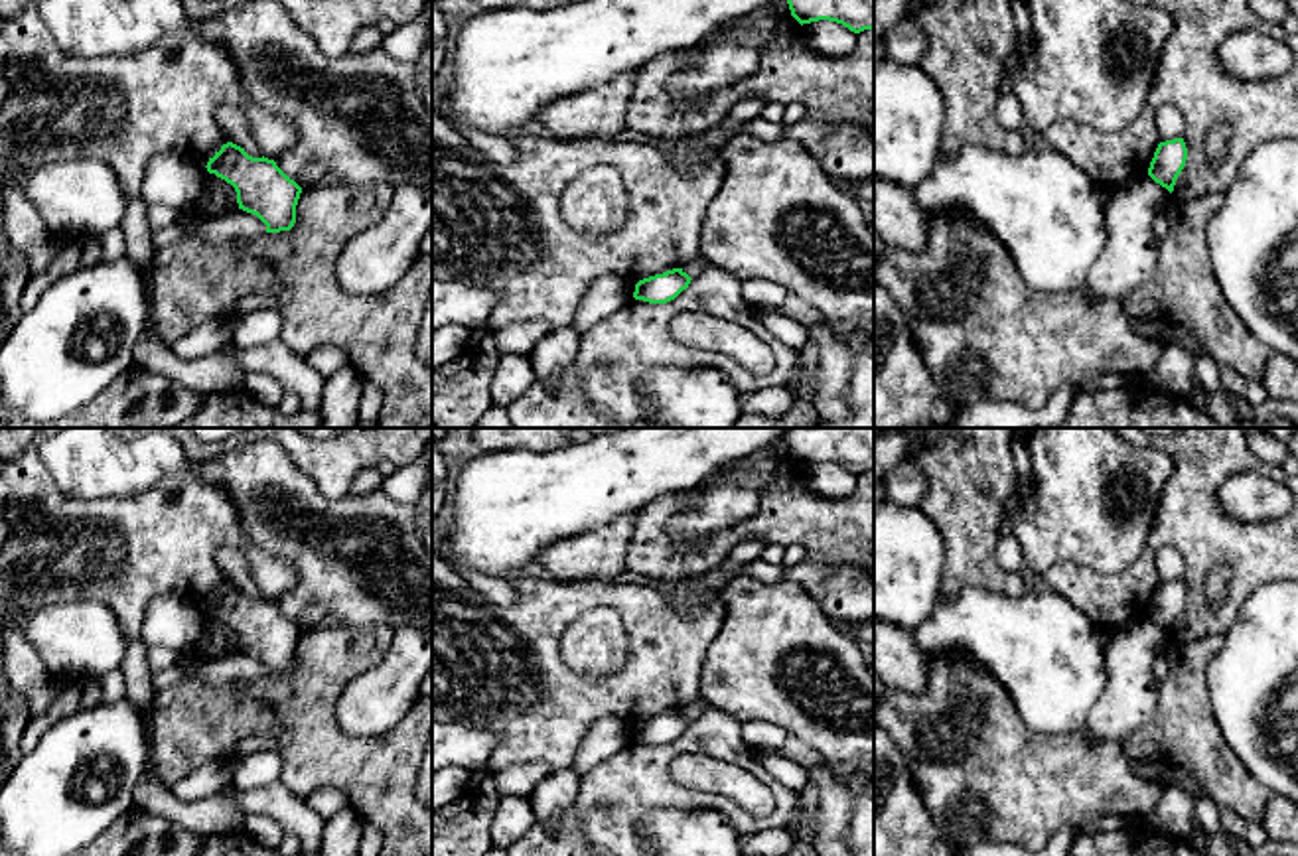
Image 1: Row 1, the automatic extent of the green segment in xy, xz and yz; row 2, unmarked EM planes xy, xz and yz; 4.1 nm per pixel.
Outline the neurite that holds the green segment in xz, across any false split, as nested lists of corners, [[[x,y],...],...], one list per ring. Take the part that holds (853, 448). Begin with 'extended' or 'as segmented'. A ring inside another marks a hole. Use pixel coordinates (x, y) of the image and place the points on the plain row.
as segmented | [[[789,428],[785,438],[801,467],[829,462],[854,475],[874,471],[874,428]]]

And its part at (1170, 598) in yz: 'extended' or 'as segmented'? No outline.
as segmented

